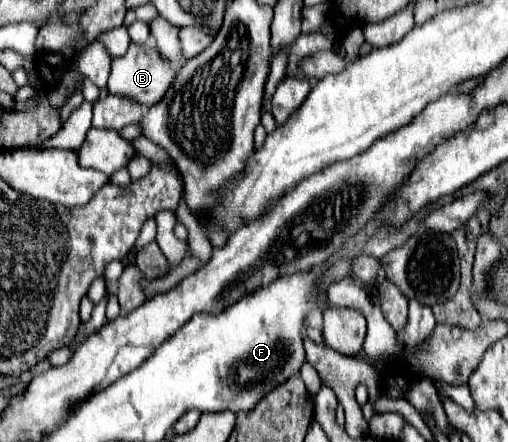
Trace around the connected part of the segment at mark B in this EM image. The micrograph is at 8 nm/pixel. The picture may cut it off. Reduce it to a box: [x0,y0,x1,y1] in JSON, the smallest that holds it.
[107,43,177,107]

